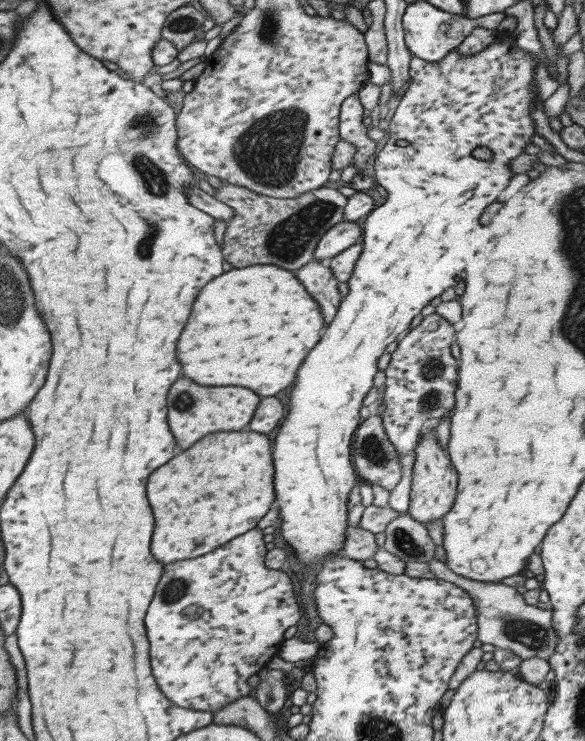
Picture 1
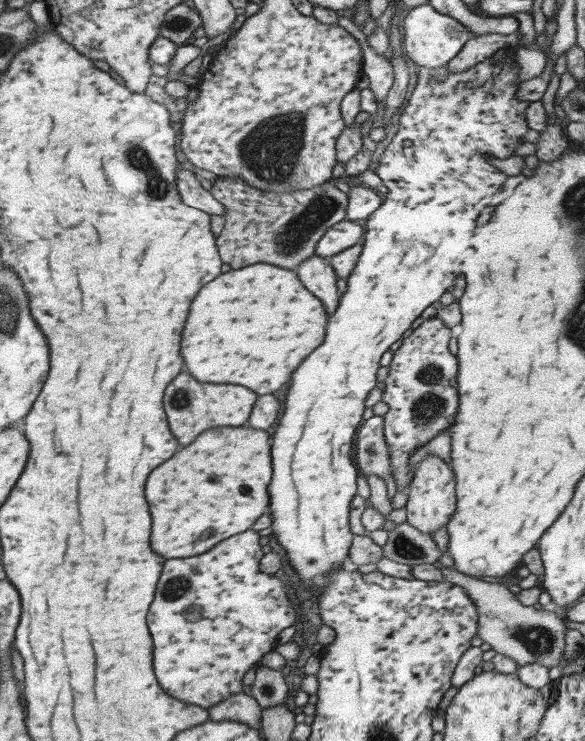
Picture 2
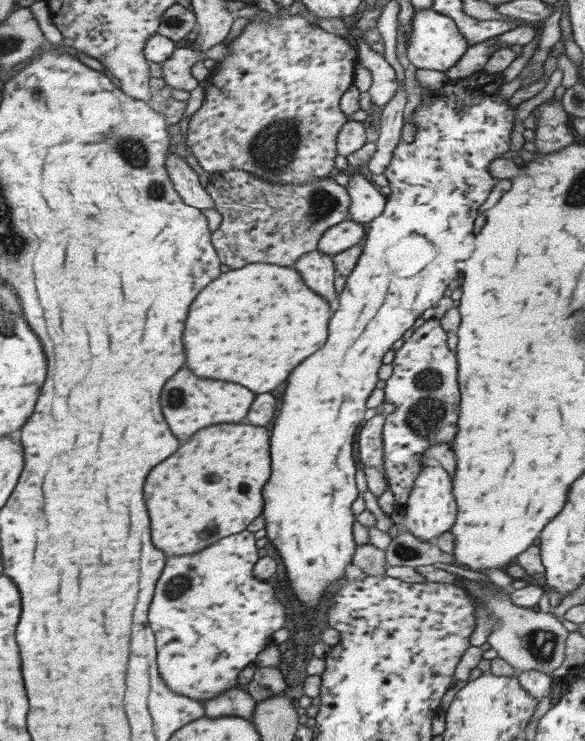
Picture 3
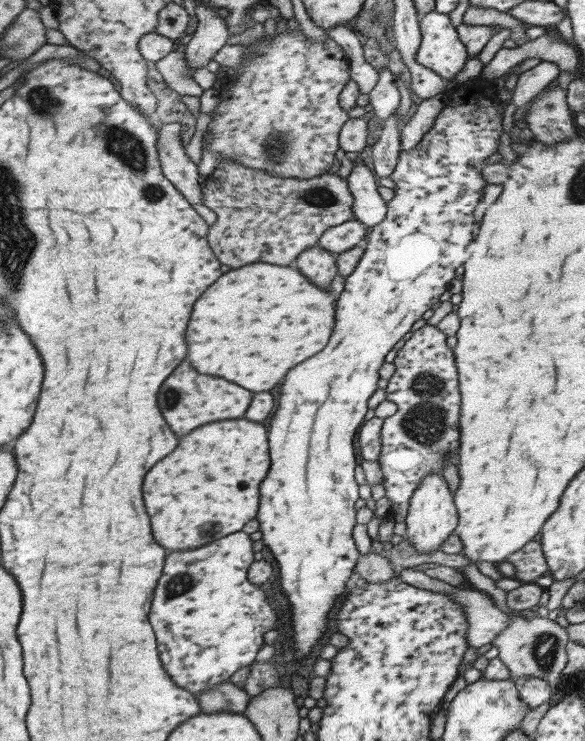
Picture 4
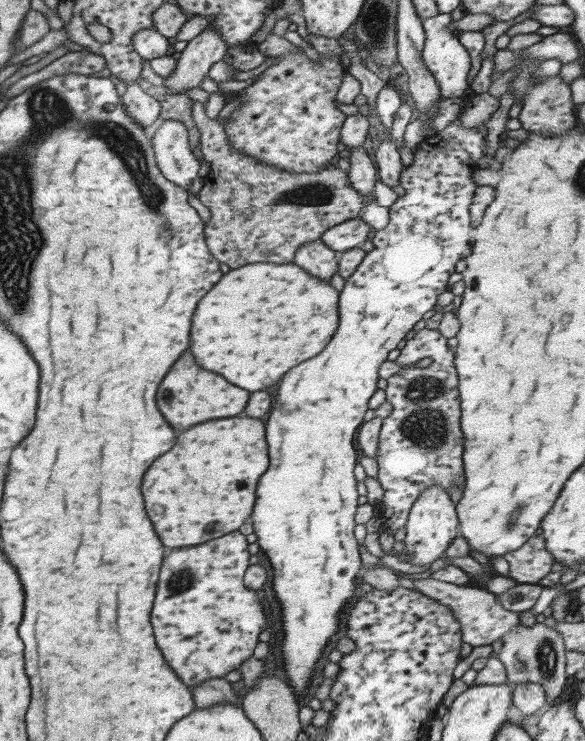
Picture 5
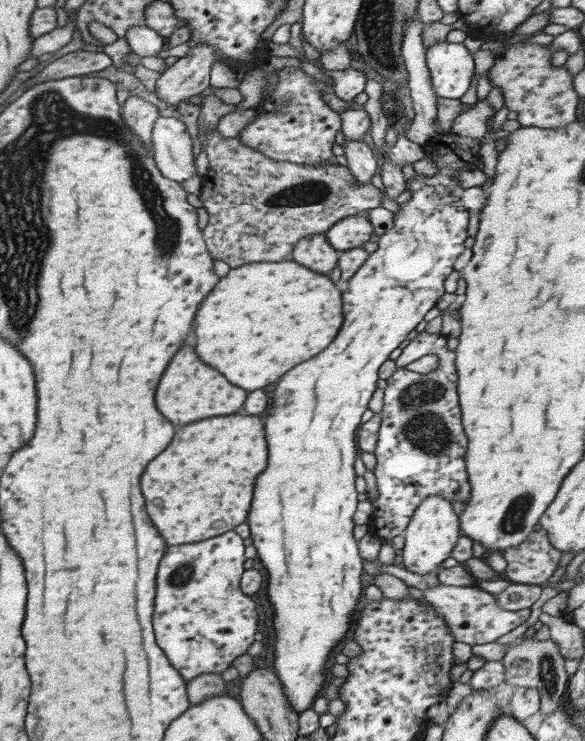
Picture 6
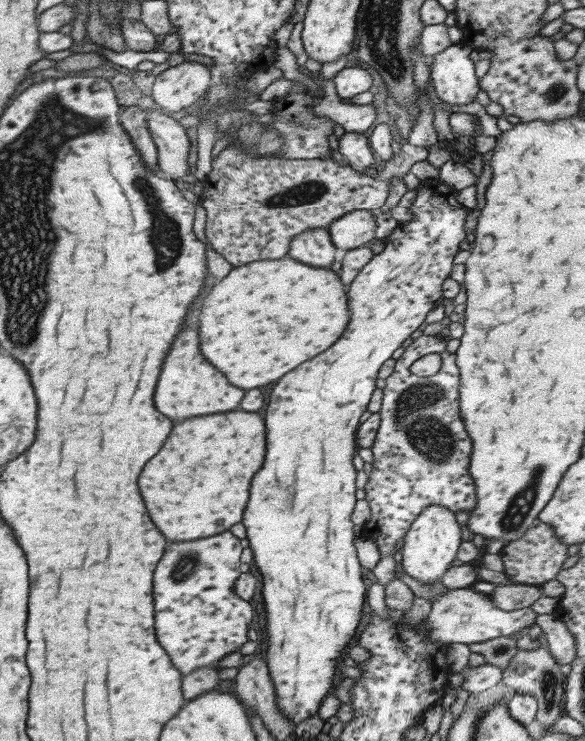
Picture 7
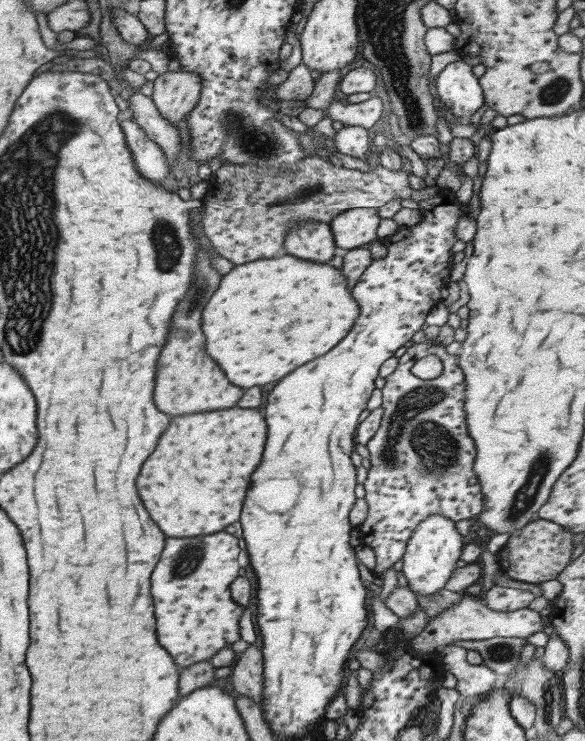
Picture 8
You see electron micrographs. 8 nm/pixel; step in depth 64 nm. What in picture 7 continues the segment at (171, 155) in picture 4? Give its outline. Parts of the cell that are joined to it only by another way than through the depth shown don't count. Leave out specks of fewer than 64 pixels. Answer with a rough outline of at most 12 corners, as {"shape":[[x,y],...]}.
{"shape":[[147,110],[159,170],[189,172],[189,140],[168,114]]}

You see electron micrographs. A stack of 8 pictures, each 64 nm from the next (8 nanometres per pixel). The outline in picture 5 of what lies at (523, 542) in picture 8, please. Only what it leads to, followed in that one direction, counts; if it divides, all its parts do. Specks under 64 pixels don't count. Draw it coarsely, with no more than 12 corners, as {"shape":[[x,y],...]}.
{"shape":[[541,534],[505,552],[506,576],[538,584],[553,564]]}

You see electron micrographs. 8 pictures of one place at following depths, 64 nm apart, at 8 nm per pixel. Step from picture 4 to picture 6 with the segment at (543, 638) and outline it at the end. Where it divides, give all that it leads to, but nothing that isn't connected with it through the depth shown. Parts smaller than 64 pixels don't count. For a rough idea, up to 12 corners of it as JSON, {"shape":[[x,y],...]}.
{"shape":[[553,639],[509,643],[505,683],[537,690],[539,710],[559,708],[568,674]]}

